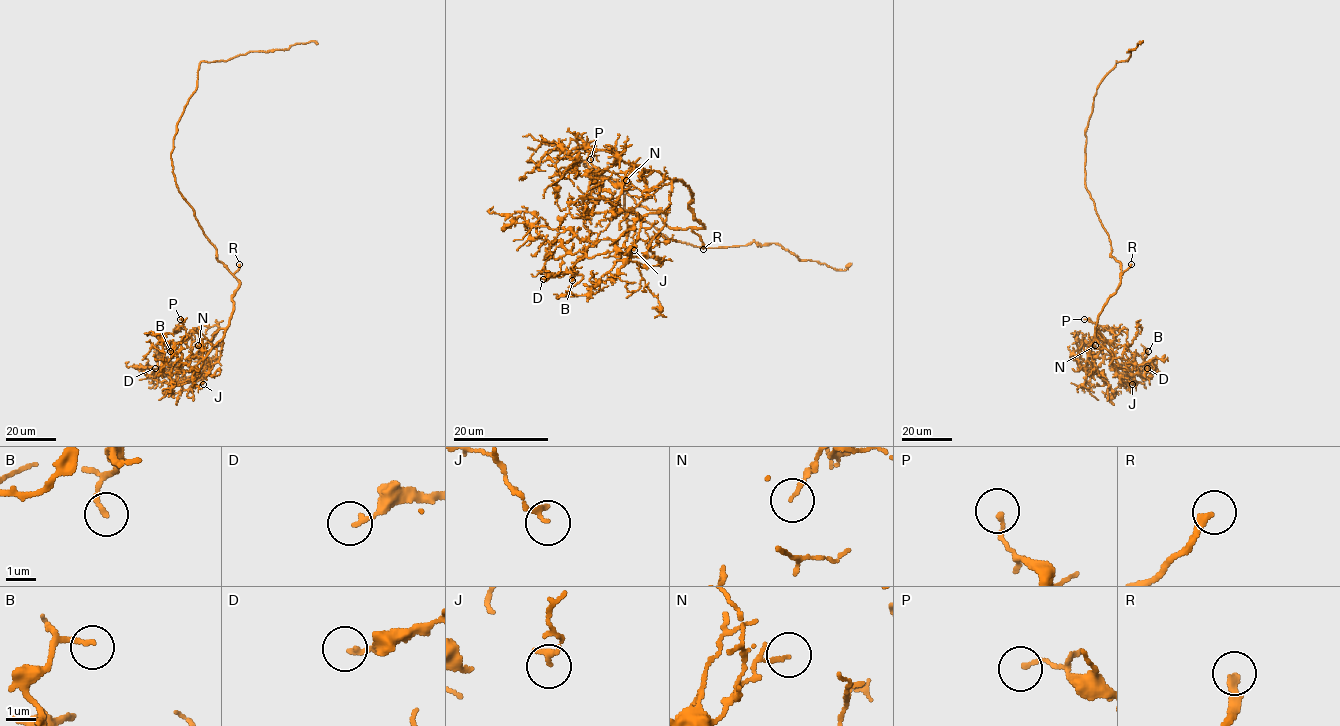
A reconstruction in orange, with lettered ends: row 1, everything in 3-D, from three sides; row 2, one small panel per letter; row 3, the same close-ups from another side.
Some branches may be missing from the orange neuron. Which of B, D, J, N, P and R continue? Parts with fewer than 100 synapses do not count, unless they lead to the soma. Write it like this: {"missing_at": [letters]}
{"missing_at": ["R"]}

